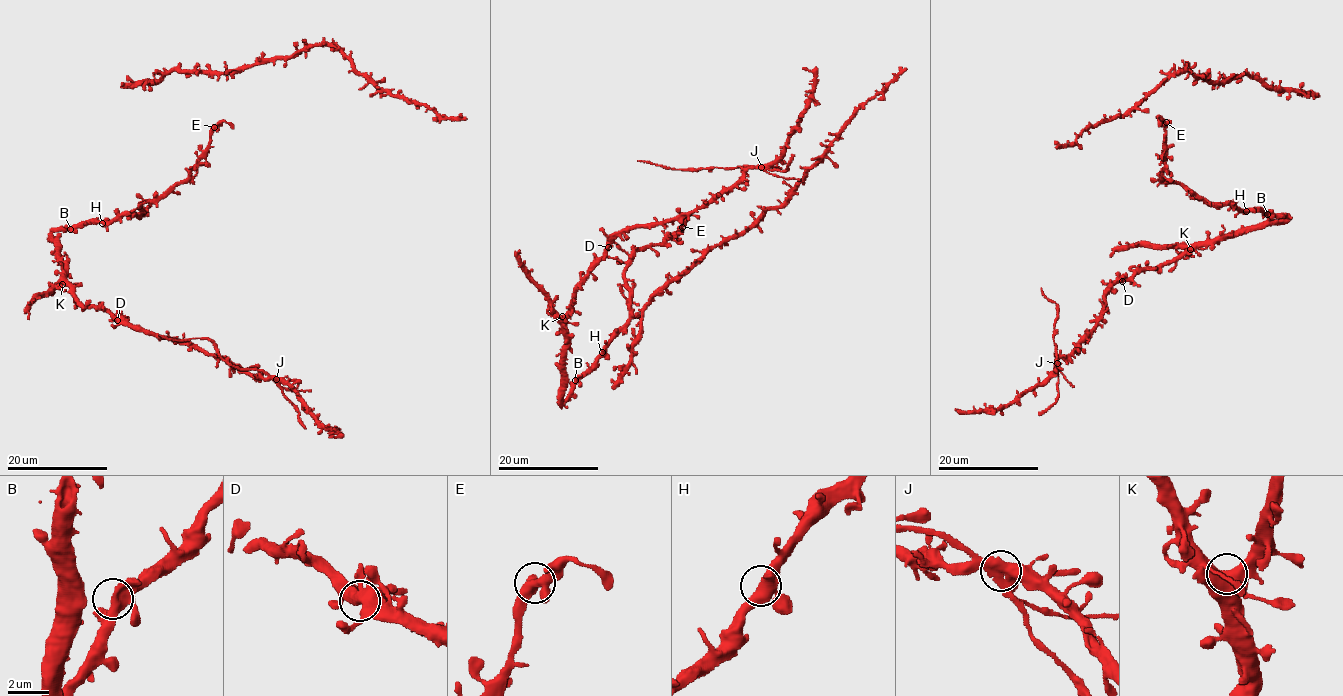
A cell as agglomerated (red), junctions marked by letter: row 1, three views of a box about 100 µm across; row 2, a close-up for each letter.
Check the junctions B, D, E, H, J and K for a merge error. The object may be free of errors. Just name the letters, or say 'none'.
J

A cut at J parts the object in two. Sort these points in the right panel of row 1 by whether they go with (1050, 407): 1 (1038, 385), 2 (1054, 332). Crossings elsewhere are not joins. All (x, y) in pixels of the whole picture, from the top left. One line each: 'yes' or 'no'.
1: no
2: yes

